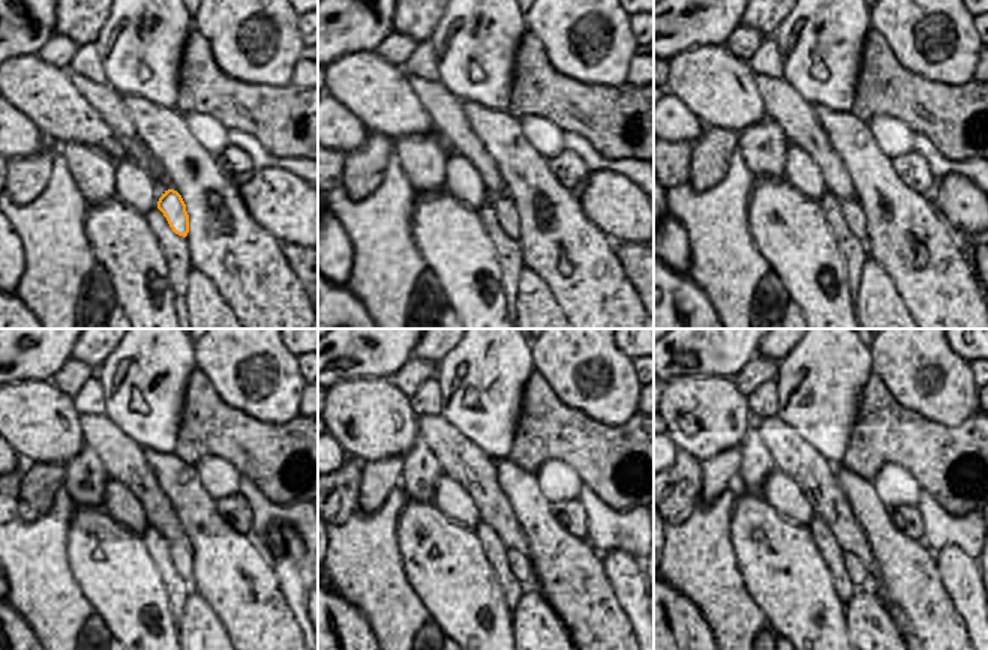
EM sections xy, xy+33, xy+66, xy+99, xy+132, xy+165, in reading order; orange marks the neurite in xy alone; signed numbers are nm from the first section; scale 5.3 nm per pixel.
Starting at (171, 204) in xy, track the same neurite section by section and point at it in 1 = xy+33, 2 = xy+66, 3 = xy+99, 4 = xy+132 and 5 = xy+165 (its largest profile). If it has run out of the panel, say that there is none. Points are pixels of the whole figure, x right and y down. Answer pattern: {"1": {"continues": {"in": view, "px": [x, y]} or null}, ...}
{"1": {"continues": {"in": "xy+33", "px": [508, 213]}}, "2": {"continues": {"in": "xy+66", "px": [855, 216]}}, "3": {"continues": {"in": "xy+99", "px": [180, 553]}}, "4": {"continues": {"in": "xy+132", "px": [522, 565]}}, "5": {"continues": {"in": "xy+165", "px": [859, 572]}}}

